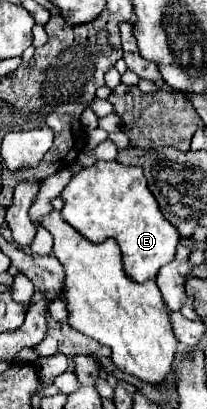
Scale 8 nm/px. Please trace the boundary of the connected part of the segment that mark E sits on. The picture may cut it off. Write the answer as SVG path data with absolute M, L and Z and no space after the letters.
M97 160L93 166L83 168L79 174L75 174L71 178L71 182L65 186L65 190L61 192L63 198L63 208L61 208L61 216L65 222L69 222L79 234L83 234L87 240L91 242L101 242L105 238L115 238L121 252L123 252L123 266L125 272L137 280L137 282L145 282L149 278L155 278L159 268L165 266L167 262L171 262L171 258L175 256L175 246L179 242L179 232L171 226L171 222L167 222L159 210L159 204L155 202L151 190L147 188L147 180L143 174L143 168L139 166L123 166L117 160L113 162L105 162L105 160Z

